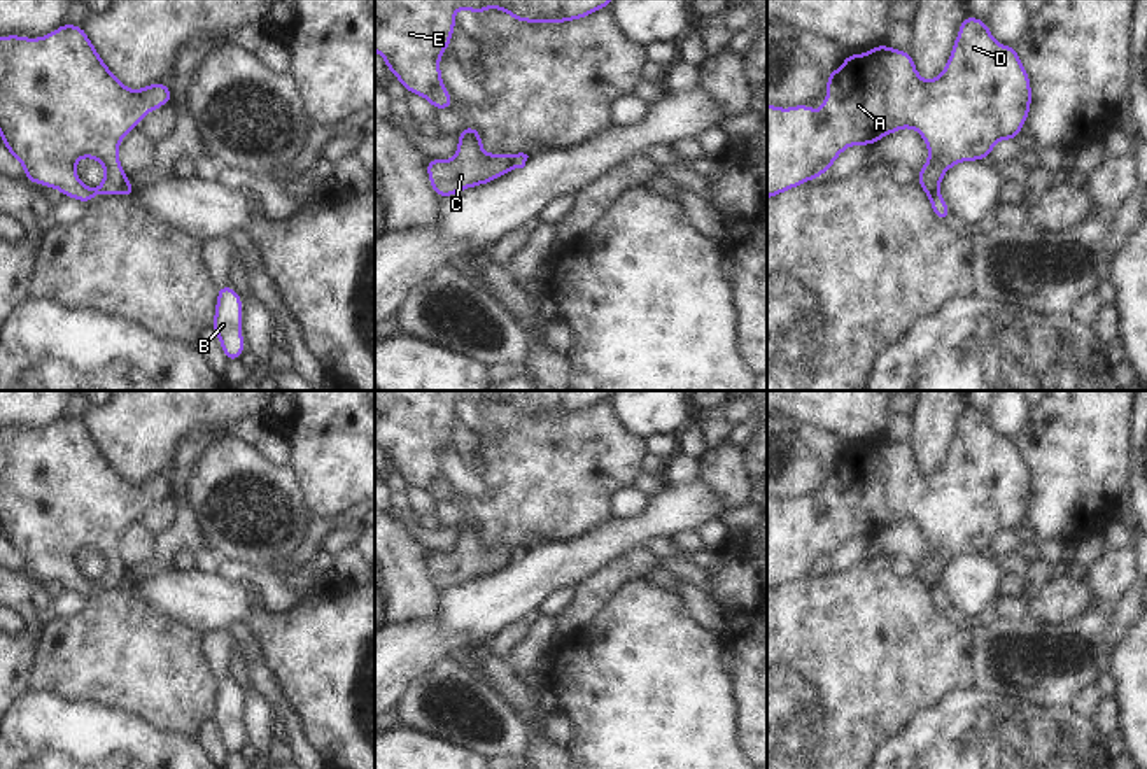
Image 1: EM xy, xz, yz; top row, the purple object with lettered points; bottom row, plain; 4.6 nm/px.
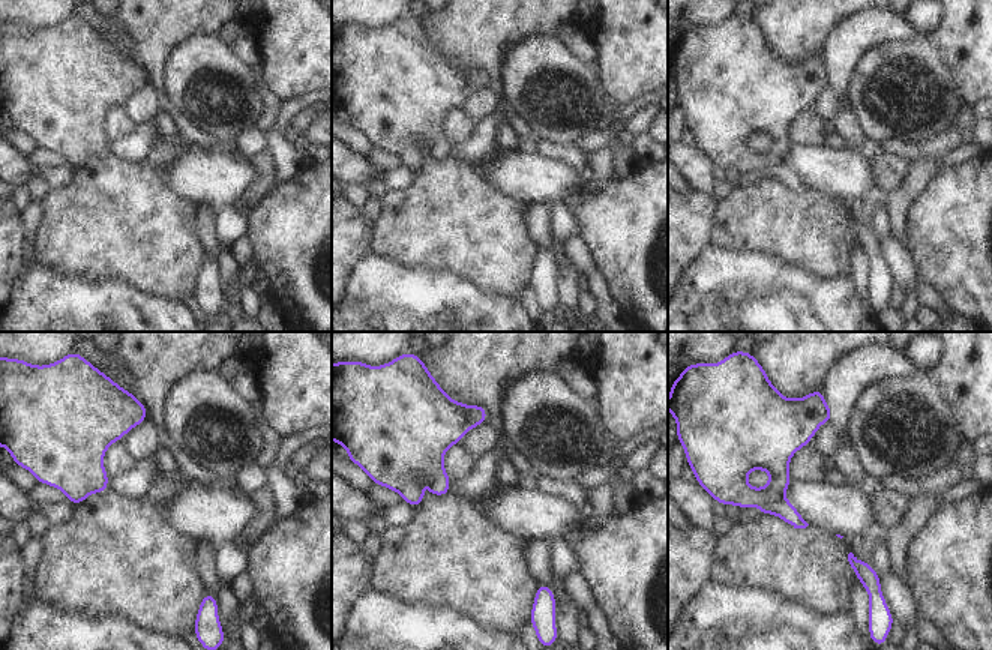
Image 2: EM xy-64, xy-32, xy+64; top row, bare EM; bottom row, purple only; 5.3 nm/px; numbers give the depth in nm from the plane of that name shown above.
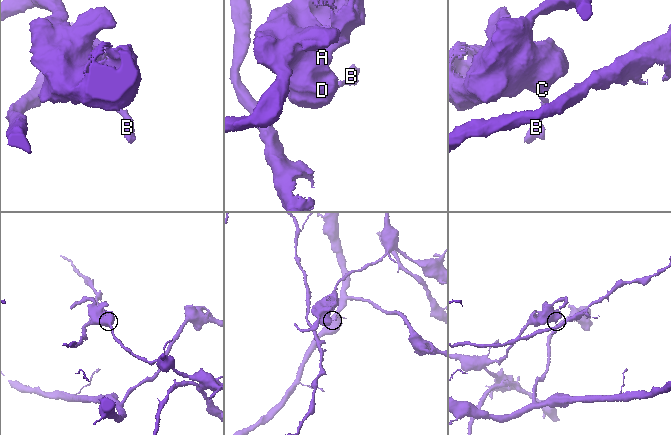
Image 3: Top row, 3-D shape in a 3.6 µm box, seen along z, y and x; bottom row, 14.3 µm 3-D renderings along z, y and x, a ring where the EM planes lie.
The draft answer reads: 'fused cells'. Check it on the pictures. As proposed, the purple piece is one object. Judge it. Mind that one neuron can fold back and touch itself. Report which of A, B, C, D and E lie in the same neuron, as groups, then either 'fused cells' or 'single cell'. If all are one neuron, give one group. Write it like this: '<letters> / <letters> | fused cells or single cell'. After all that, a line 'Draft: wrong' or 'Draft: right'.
A C D E / B | fused cells
Draft: right

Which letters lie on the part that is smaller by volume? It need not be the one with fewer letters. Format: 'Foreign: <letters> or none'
Foreign: B

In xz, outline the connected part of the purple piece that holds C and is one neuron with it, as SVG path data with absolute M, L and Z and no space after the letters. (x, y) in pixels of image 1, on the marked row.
M468 124L457 135L455 156L448 161L427 158L427 177L438 200L489 184L510 172L508 152L485 154L478 128Z

